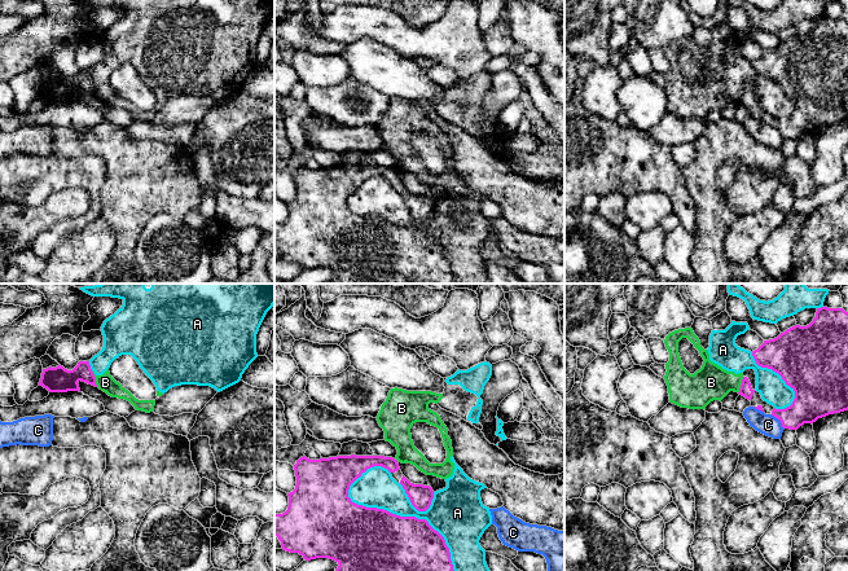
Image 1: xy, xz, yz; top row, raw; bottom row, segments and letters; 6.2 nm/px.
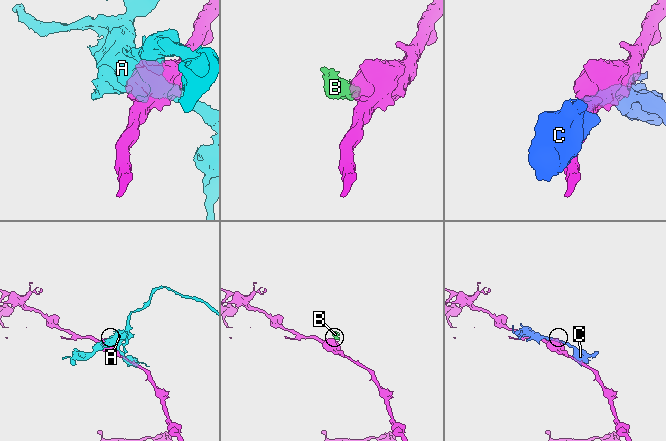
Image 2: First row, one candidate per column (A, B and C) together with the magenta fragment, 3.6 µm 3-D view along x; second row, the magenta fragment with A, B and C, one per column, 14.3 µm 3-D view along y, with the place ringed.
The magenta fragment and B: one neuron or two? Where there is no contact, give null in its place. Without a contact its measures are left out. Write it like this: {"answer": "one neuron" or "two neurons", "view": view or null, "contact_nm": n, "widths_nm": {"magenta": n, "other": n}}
{"answer": "two neurons", "view": "xy", "contact_nm": 110, "widths_nm": {"magenta": 160, "other": 110}}

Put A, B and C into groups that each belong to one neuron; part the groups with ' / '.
A B / C

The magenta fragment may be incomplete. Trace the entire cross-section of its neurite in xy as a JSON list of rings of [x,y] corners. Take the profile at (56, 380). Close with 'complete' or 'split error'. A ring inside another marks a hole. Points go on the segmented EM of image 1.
[[[79,361],[73,370],[67,370],[61,365],[43,369],[39,386],[43,386],[49,392],[80,392],[79,381],[97,387],[89,361]]]; complete

